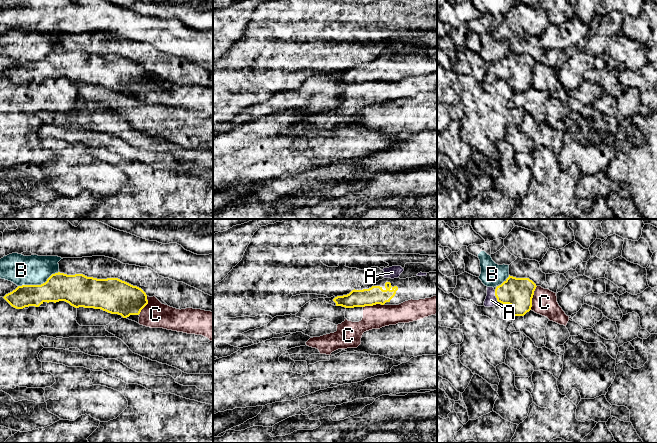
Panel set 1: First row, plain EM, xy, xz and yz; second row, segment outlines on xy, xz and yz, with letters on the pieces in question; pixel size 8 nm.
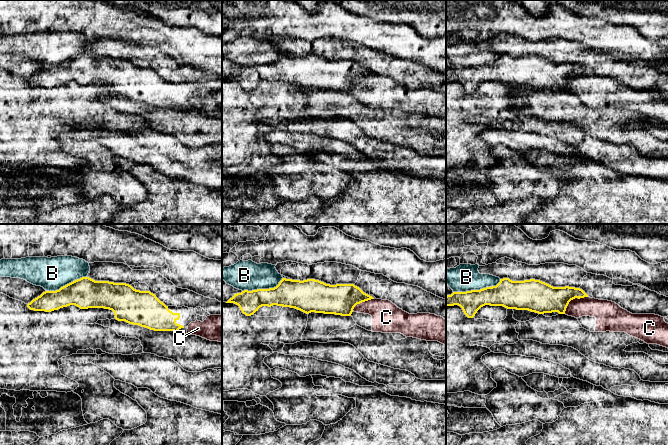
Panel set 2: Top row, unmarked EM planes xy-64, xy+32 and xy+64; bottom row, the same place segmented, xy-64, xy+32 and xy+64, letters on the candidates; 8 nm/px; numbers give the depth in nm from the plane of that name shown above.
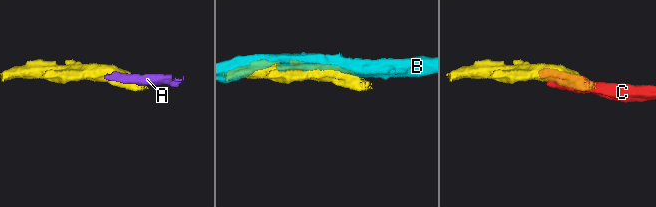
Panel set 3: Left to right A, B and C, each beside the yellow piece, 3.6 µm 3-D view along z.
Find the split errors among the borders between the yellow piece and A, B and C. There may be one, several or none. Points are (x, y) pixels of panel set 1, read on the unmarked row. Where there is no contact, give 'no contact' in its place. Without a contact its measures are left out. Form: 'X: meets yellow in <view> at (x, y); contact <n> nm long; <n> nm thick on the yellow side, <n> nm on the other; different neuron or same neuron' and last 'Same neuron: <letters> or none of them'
A: meets yellow in yz at (495, 71); contact 100 nm long; 240 nm thick on the yellow side, 90 nm on the other; same neuron
B: meets yellow in xy at (38, 61); contact 340 nm long; 220 nm thick on the yellow side, 240 nm on the other; different neuron
C: meets yellow in yz at (532, 73); contact 200 nm long; 240 nm thick on the yellow side, 200 nm on the other; different neuron
Same neuron: A

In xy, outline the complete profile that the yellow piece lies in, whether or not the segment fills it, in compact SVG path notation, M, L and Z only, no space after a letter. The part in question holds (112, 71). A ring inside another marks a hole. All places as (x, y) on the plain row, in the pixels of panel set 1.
M64 49L52 50L41 61L22 61L3 73L12 83L23 85L29 82L39 83L44 78L65 77L75 84L101 85L111 90L127 94L130 91L139 91L148 80L146 69L139 63L133 62L118 54L97 55L83 50L67 51Z

